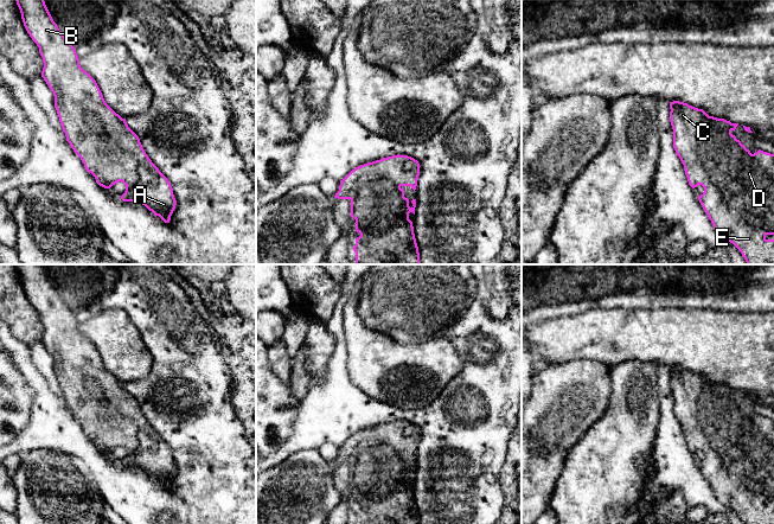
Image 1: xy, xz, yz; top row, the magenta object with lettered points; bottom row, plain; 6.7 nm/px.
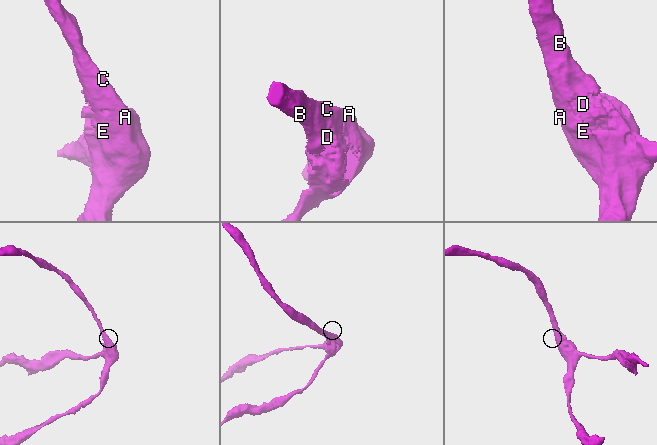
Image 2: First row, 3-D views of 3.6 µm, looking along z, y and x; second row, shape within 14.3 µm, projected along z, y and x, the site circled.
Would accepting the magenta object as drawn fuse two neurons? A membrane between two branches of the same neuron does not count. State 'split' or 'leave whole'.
leave whole

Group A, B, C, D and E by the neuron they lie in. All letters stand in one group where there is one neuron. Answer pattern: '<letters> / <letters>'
A B C D E

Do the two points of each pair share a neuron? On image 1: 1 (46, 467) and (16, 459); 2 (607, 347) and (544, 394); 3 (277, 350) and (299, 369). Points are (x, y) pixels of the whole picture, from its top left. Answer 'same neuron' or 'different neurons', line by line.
1: different neurons
2: different neurons
3: different neurons

